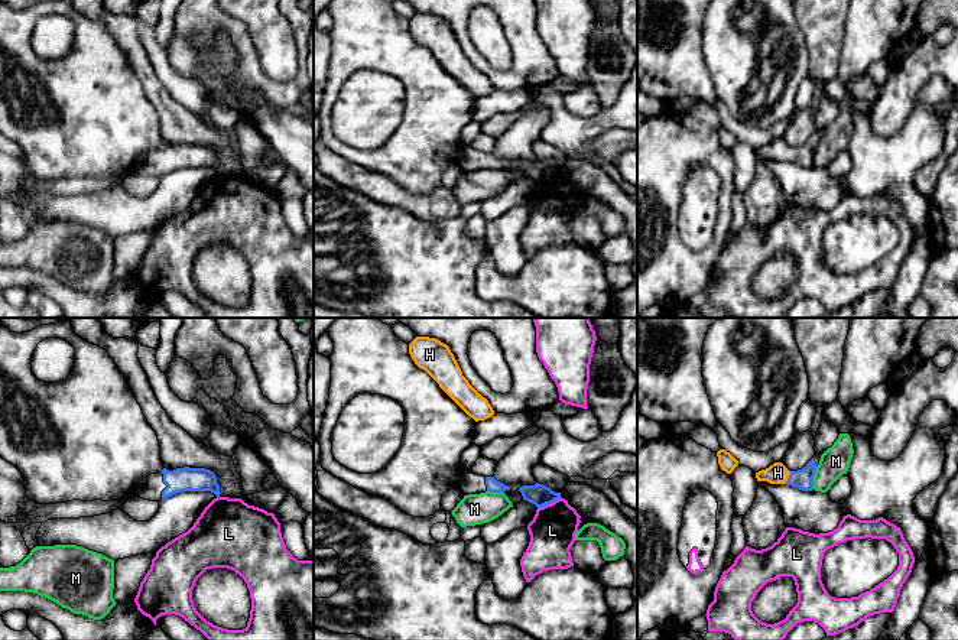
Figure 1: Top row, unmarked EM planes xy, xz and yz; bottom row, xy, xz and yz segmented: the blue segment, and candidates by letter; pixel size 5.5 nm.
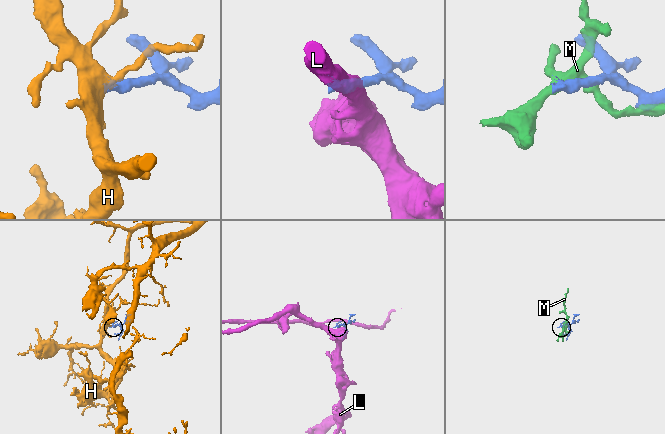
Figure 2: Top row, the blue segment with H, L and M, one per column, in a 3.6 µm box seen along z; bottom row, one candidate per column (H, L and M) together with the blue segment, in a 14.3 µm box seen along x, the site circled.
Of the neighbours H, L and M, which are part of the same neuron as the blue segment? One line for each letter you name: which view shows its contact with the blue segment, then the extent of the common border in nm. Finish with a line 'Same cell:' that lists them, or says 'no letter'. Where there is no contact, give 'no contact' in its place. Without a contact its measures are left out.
H: contact in yz; length 80 nm
Same cell: H

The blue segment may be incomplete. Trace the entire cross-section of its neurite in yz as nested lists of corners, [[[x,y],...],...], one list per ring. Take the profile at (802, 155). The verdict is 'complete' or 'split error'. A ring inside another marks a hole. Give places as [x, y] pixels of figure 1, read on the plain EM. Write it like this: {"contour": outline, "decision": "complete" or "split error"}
{"contour": [[[814,134],[798,147],[789,147],[782,139],[774,139],[766,146],[756,149],[757,157],[767,157],[770,160],[786,160],[802,168],[814,166],[814,153],[816,147]]], "decision": "split error"}

